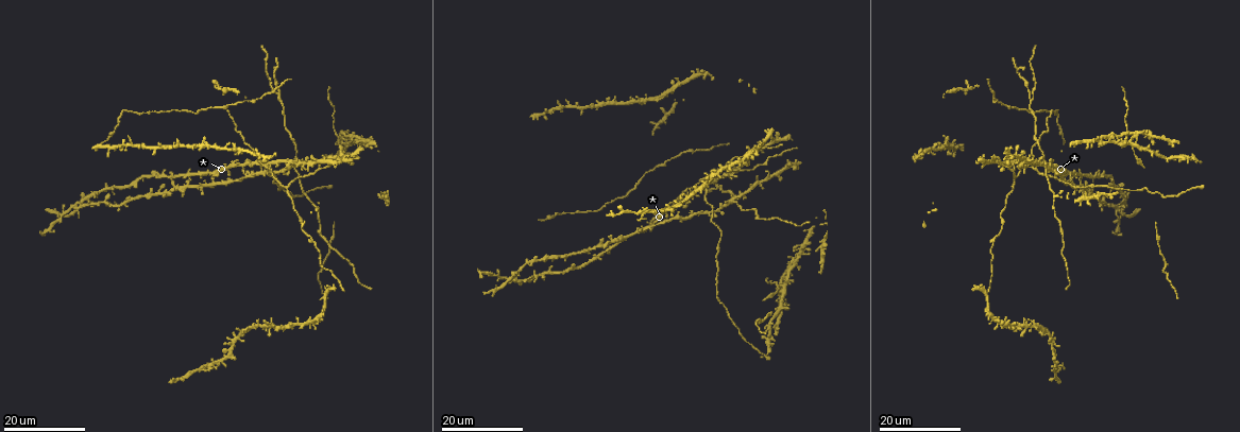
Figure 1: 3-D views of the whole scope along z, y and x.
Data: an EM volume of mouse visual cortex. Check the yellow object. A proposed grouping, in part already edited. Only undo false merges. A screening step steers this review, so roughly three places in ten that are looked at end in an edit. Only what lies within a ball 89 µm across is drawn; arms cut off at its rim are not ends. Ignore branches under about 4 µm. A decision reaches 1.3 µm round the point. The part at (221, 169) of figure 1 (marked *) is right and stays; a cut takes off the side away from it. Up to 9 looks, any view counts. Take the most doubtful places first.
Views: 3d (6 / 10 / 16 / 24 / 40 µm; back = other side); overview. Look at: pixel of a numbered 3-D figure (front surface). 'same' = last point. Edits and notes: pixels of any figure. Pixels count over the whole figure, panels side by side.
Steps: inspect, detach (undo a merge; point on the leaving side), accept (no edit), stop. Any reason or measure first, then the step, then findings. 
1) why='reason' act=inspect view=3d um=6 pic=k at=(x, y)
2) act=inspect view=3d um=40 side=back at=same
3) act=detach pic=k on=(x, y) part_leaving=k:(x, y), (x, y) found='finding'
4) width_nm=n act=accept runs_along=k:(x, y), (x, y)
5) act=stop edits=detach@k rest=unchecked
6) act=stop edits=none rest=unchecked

why='three-way junction' act=inspect view=3d um=24 pic=1 at=(716, 186)

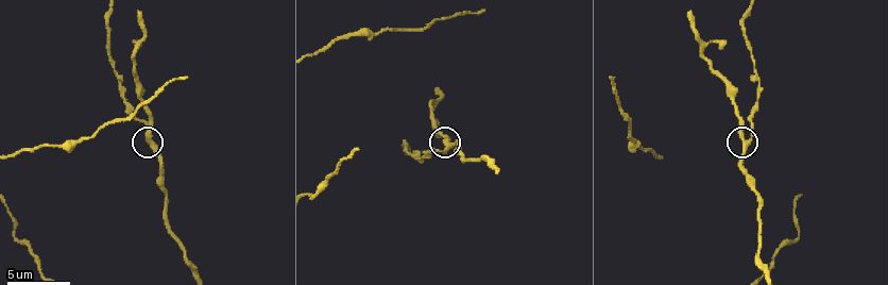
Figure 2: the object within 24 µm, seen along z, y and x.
act=inspect view=3d um=10 pic=2 at=(149, 141)

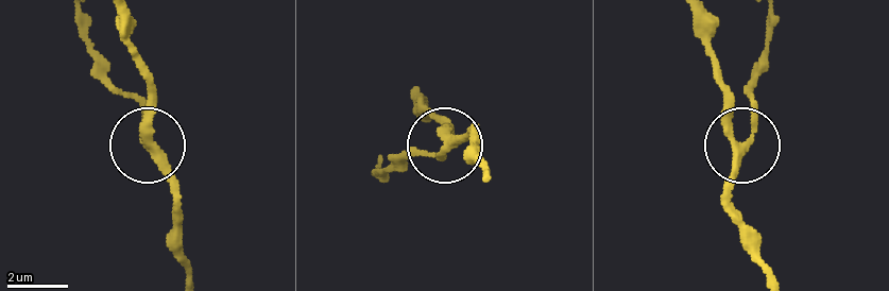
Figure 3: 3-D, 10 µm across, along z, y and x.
width_nm=280 act=accept runs_along=3:(773, 274), (731, 198), (731, 167), (766, 64) found='all the same cell'

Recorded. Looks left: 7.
act=inspect view=3d um=16 pic=1 at=(264, 165)

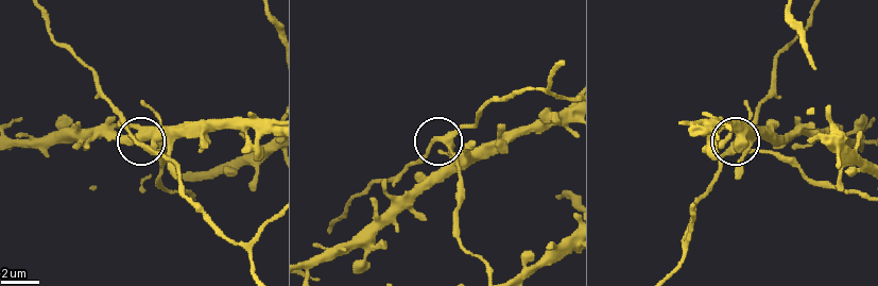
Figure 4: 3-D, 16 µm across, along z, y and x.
act=inspect view=3d um=6 pic=4 at=(152, 151)

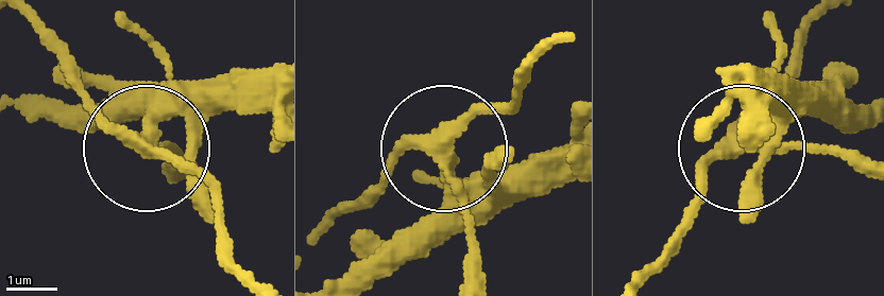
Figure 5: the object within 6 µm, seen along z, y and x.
width_nm=270 act=accept found='all the same cell'

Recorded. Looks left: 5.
act=inspect view=3d um=24 pic=1 at=(310, 241)

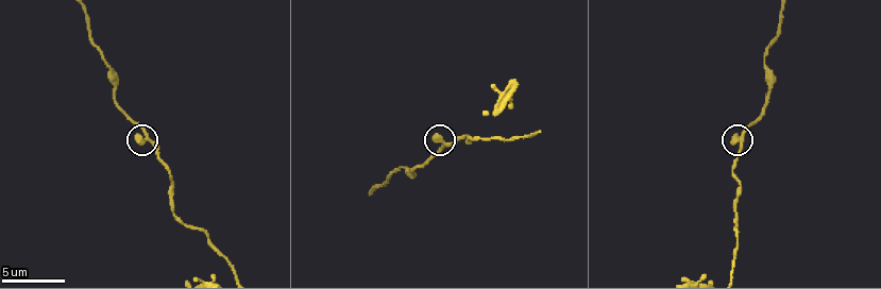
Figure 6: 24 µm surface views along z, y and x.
why='zoom in' act=inspect view=3d um=6 pic=6 at=(148, 142)

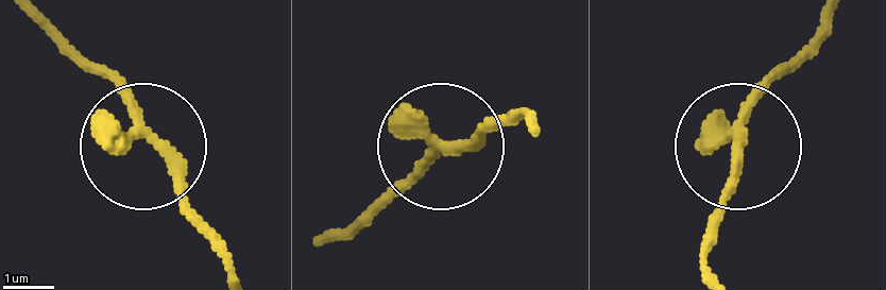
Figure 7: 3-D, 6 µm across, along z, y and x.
why='other side' act=inspect view=3d um=6 side=back pic=7 at=(443, 144)

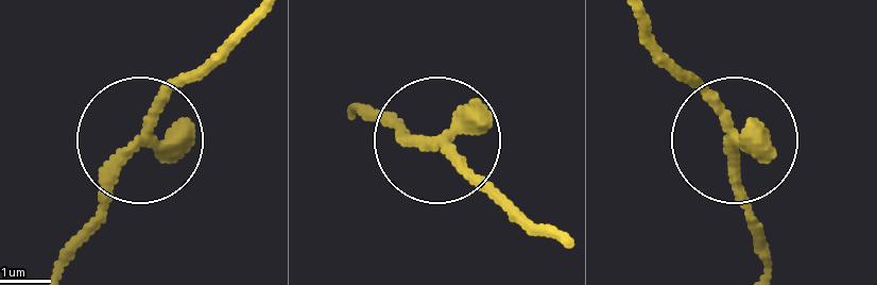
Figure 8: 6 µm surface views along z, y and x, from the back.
width_nm=250 act=accept runs_along=8:(241, 19), (177, 83), (76, 256) found='all the same cell'

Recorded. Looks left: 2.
why='four or more arms meet' act=inspect view=3d um=16 pic=1 at=(1122, 205)

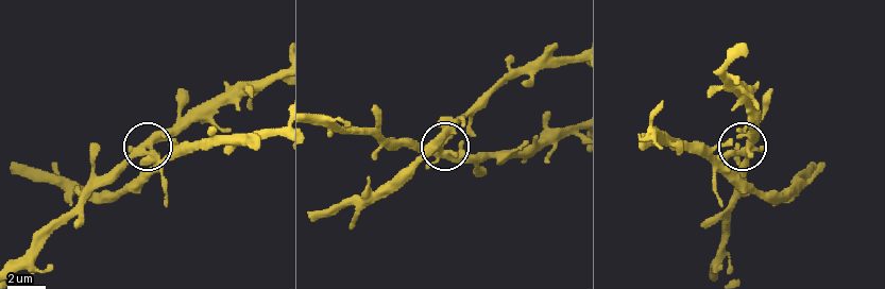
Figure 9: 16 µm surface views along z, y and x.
why='zoom in' act=inspect view=3d um=10 pic=9 at=(744, 154)

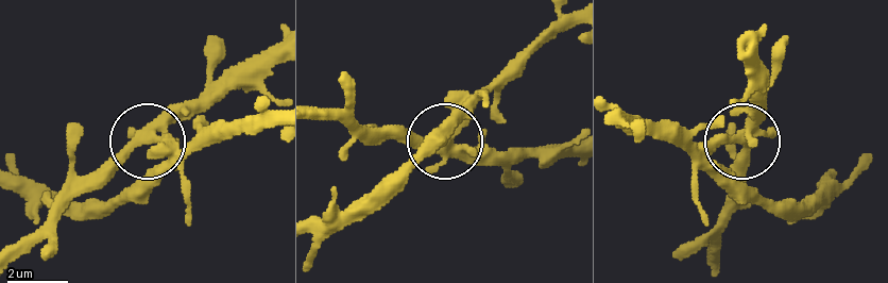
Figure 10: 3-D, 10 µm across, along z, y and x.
arms=5 act=accept found='one cell here'

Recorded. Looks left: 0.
act=stop edits=none rest=unchecked

